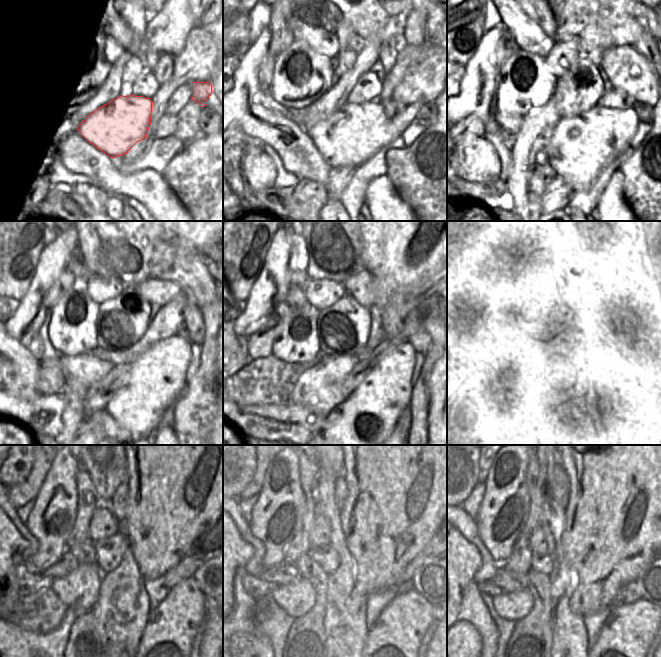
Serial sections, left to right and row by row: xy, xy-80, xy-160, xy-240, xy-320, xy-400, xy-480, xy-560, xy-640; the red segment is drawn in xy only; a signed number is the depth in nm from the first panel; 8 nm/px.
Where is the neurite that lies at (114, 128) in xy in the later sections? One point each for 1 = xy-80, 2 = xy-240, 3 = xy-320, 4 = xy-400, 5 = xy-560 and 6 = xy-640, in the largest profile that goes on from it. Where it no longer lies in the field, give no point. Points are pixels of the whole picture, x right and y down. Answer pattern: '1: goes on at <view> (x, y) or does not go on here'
1: goes on at xy-80 (352, 134)
2: goes on at xy-240 (156, 379)
3: goes on at xy-320 (371, 411)
4: goes on at xy-400 (609, 411)
5: goes on at xy-560 (391, 648)
6: goes on at xy-640 (622, 644)

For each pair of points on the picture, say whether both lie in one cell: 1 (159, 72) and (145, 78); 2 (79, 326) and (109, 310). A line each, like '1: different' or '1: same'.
1: different
2: different

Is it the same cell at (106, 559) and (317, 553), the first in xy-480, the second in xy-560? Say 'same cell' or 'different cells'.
same cell

